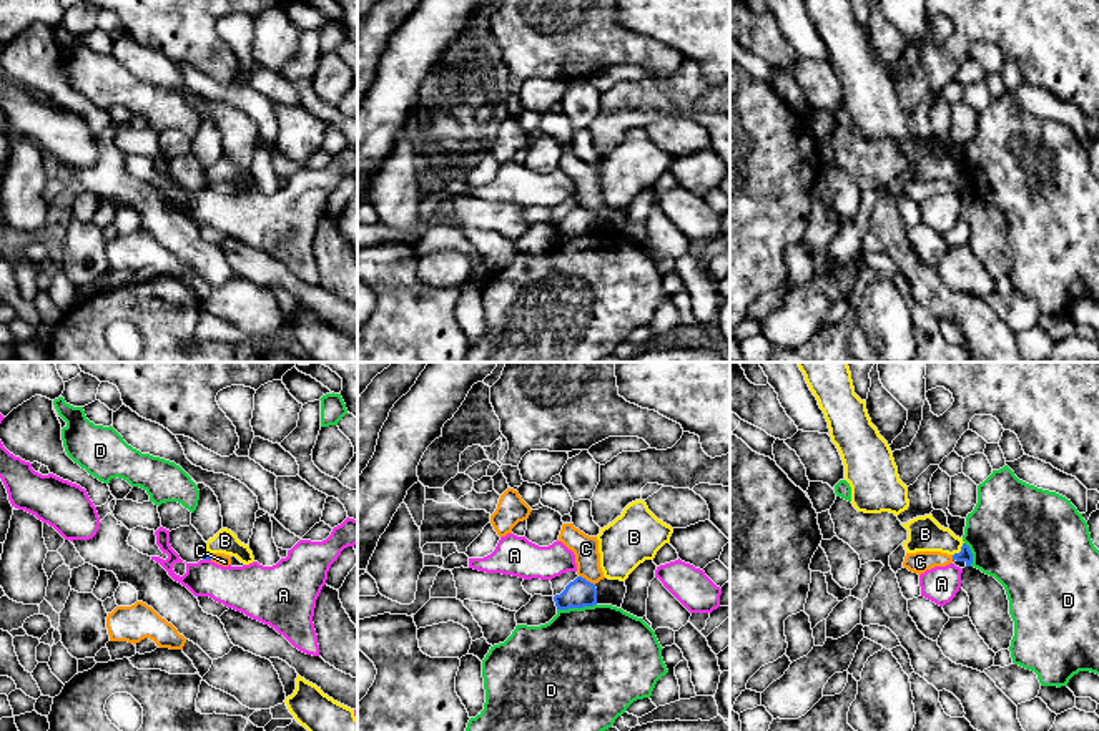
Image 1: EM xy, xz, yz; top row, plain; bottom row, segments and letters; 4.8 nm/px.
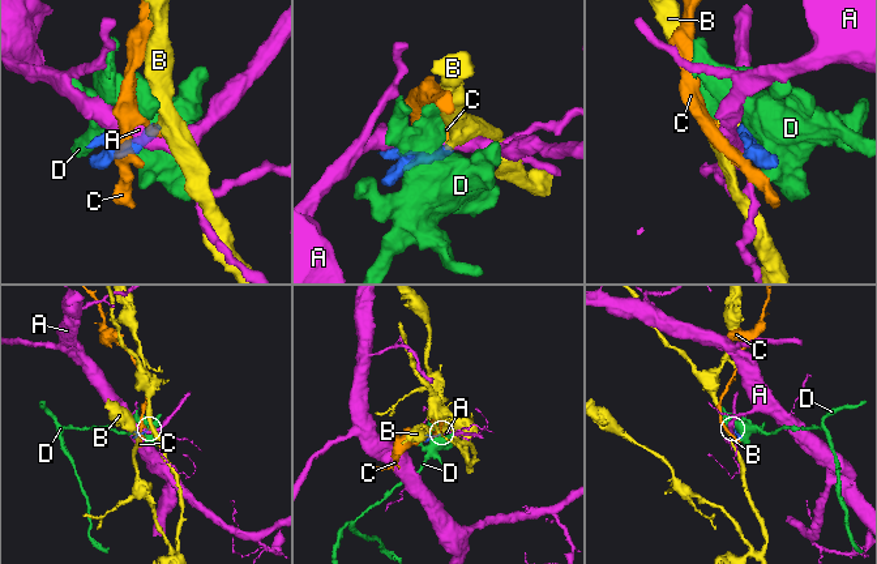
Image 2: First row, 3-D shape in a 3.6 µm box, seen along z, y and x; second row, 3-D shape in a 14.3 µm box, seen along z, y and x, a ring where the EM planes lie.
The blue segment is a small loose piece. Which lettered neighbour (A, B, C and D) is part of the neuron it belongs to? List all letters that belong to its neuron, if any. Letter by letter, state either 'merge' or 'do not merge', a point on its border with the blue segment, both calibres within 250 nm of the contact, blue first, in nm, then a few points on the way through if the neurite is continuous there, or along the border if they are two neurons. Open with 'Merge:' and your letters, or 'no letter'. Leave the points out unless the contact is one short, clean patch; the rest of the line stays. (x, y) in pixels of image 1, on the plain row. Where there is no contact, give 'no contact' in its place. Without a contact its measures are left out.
Merge: B
A: do not merge | xy (206, 186) | 40/240 nm | along xy (203, 186), (210, 188)
B: merge | yz (961, 178) | 60/170 nm | across yz (965, 183), (961, 178), (925, 161)
C: do not merge | xz (586, 208) | 140/130 nm
D: do not merge | xz (576, 235) | 140/480 nm | along xz (596, 231), (557, 238)

